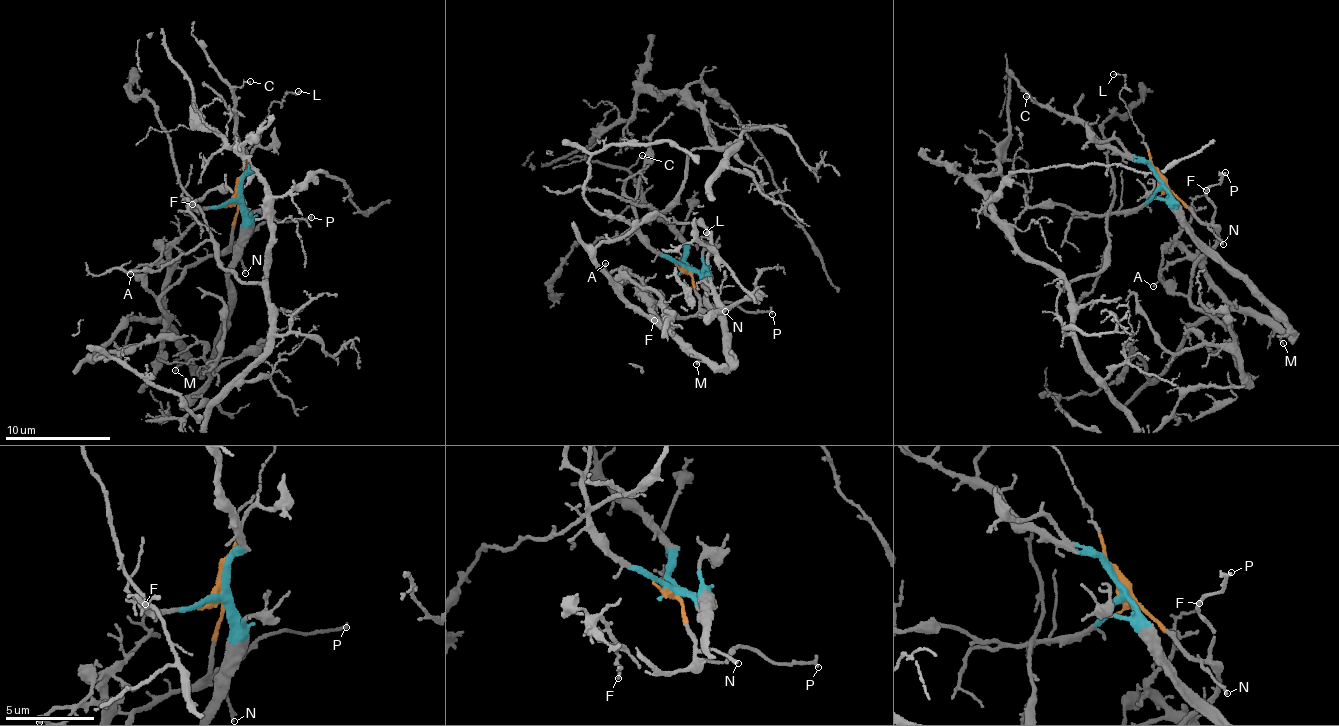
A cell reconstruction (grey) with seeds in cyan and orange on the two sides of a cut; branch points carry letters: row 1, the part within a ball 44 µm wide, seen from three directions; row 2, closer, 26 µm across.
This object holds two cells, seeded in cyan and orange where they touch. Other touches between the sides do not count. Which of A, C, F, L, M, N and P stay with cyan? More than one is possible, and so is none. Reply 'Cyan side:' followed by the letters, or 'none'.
Cyan side: A, C, F, M

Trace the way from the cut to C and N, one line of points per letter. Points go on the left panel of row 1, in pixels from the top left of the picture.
C: (237, 194), (250, 169), (231, 90), (250, 82)
N: (237, 194), (229, 242), (244, 272)

